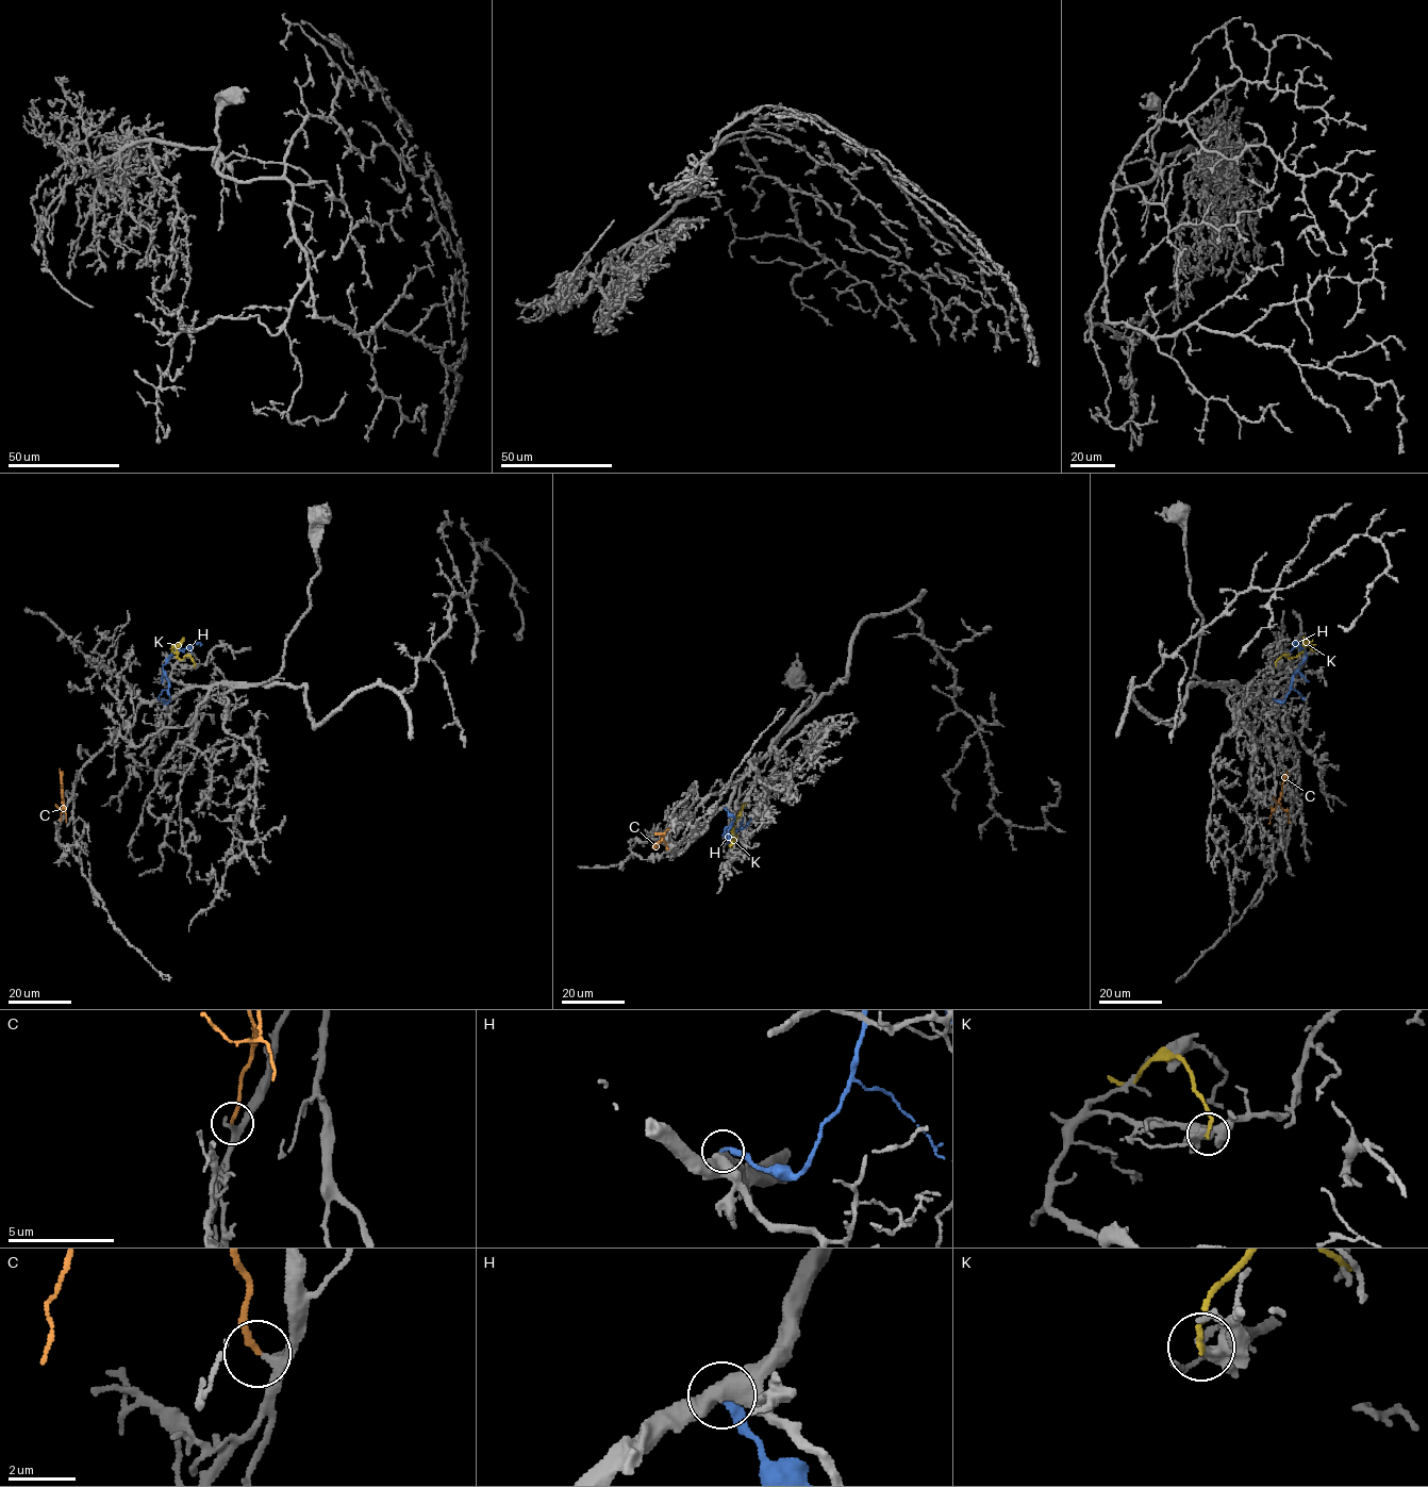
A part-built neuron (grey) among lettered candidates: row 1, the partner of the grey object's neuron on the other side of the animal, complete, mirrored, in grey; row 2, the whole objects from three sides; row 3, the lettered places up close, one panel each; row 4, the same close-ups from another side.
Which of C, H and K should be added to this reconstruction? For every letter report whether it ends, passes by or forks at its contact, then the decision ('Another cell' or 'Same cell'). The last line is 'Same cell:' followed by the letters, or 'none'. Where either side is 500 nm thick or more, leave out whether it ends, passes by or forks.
C: It ends there. Same cell
H: Another cell
K: It ends there. Another cell
Same cell: C

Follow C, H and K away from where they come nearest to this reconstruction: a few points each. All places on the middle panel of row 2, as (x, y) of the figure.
C: (668, 849), (662, 840), (652, 848)
H: (725, 807), (734, 816), (723, 835), (727, 839), (743, 828), (750, 818)
K: (746, 804), (736, 820), (731, 847)

